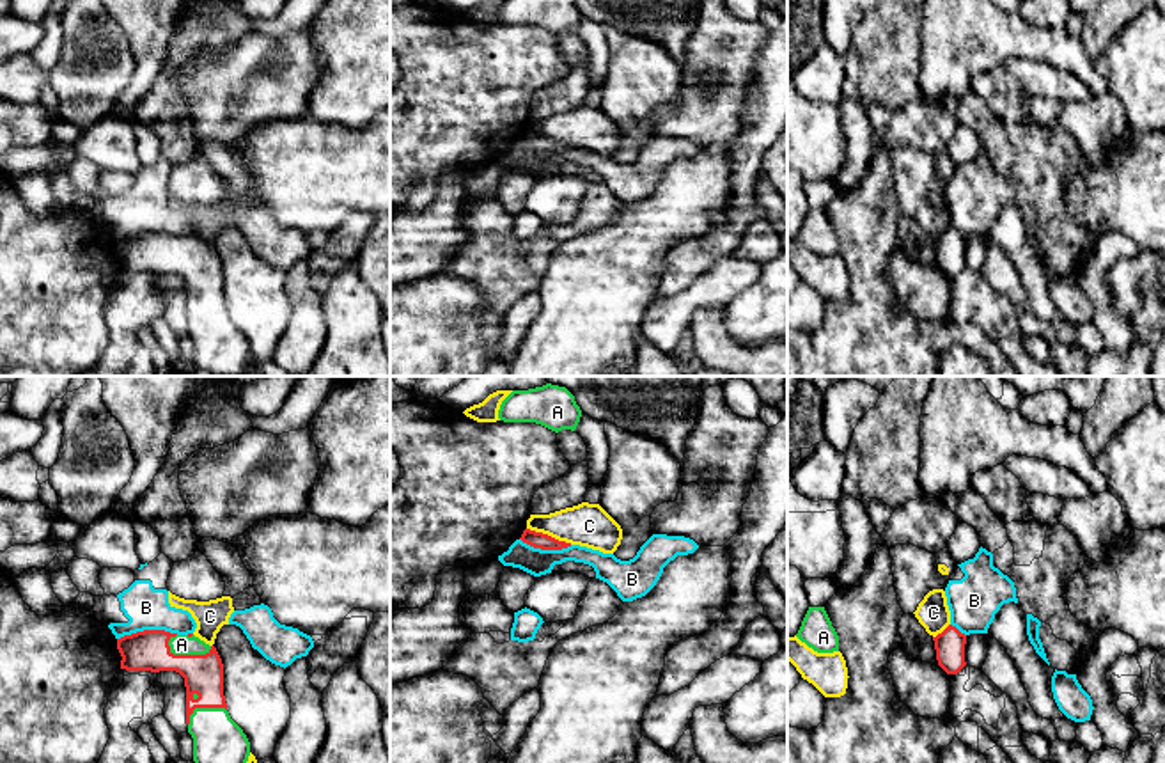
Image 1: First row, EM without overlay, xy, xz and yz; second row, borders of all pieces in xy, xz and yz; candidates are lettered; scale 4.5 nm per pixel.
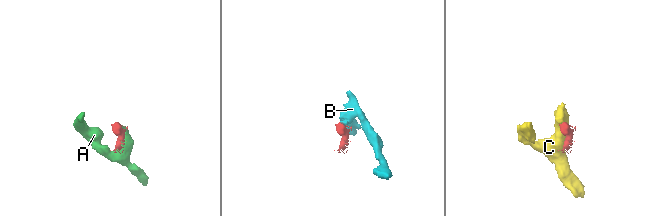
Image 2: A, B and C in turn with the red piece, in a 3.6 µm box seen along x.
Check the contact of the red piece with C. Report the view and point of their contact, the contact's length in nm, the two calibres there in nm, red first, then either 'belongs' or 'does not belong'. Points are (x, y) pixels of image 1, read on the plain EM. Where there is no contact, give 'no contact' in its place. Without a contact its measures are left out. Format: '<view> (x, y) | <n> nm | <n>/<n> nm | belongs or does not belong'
xz (550, 139) | 220 nm | 80/190 nm | belongs

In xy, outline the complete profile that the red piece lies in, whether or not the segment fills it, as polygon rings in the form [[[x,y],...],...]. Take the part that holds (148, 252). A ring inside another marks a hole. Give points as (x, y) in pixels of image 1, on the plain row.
[[[144,232],[117,241],[126,273],[176,273],[186,289],[186,326],[195,311],[225,311],[223,266],[215,248],[206,257],[174,257],[168,243],[177,236]]]

